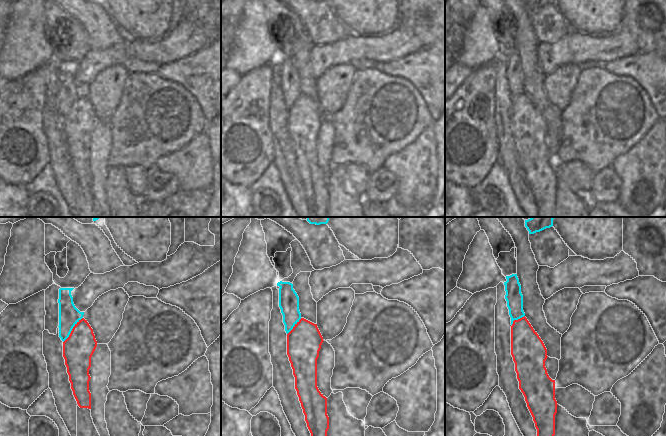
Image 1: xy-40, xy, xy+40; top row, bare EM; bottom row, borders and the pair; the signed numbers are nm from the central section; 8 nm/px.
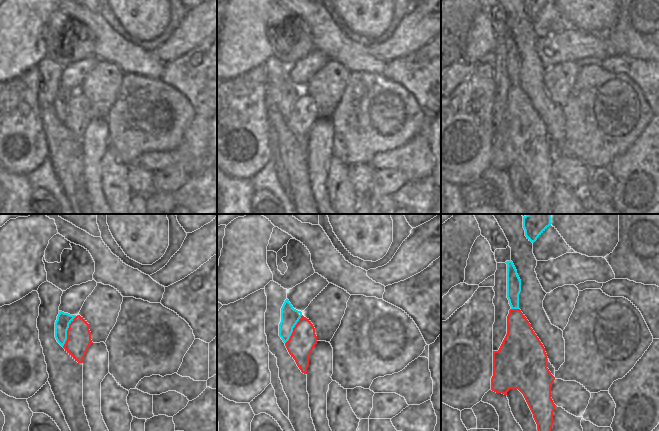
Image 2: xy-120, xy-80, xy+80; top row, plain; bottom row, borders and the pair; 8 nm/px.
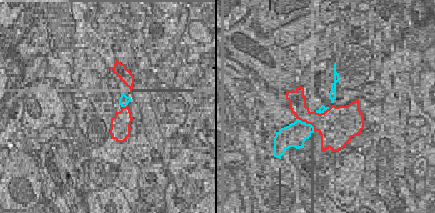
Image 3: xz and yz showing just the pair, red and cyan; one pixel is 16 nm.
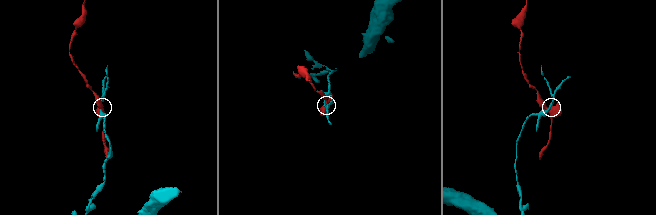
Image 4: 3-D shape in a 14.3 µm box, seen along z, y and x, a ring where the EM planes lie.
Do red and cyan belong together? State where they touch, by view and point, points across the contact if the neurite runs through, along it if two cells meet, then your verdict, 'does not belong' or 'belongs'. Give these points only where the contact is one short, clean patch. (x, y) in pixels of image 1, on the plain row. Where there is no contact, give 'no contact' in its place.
contact xy-40 (72, 106); does not belong

